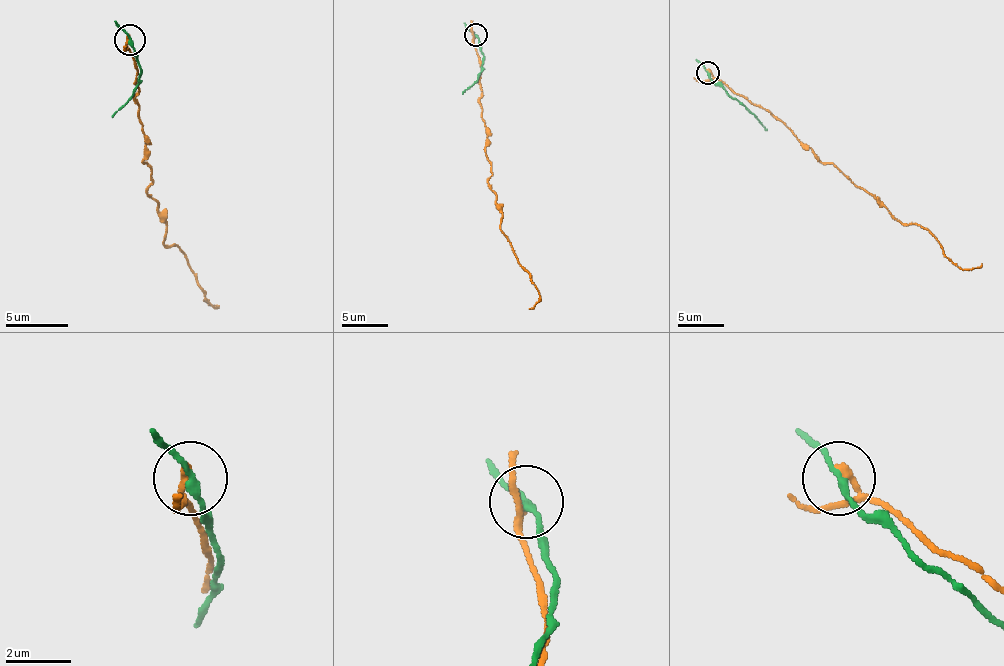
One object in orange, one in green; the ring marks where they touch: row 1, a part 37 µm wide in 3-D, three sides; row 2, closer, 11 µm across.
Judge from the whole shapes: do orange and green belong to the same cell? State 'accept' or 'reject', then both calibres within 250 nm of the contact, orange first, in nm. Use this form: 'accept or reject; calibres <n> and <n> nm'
reject; calibres 170 and 190 nm

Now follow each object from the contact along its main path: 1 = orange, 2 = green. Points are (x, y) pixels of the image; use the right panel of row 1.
1: (708, 73), (772, 112), (823, 163), (836, 165), (898, 220), (921, 225), (942, 252), (965, 268), (981, 264)
2: (708, 73), (768, 131)

